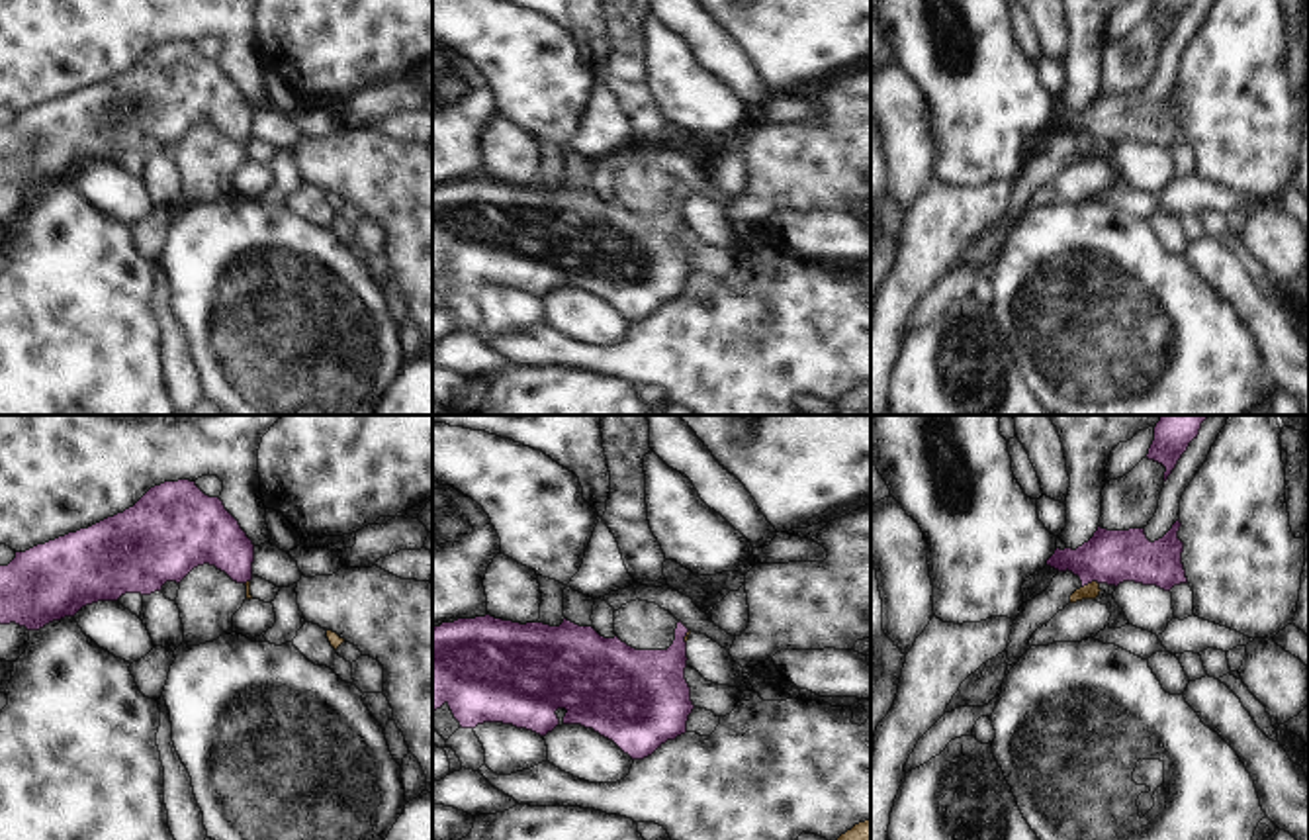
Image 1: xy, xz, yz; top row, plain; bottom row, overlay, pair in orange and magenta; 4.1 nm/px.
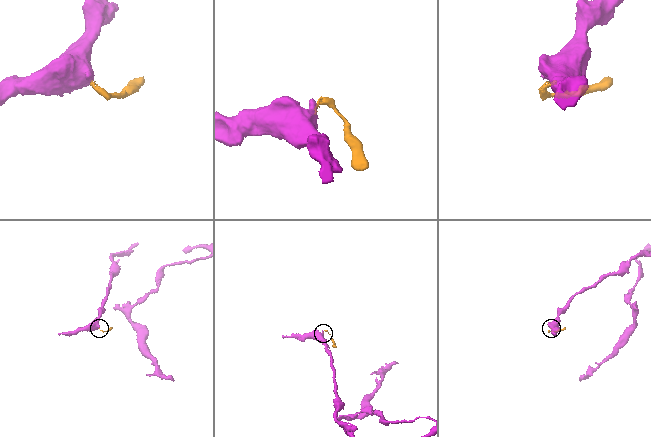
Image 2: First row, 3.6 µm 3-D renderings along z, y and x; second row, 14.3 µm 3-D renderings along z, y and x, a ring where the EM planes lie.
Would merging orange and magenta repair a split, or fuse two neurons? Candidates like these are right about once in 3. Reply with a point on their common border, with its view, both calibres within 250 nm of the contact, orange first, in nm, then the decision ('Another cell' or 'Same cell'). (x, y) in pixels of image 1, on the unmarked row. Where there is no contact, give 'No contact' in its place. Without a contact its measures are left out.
Touches orange at yz (1092, 143). Thickness 70 nm (orange) against 220 nm. Another cell

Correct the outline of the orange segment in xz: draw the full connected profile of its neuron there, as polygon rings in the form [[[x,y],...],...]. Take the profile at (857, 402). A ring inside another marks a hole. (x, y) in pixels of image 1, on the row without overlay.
[[[871,382],[855,386],[835,403],[837,415],[871,415]]]

